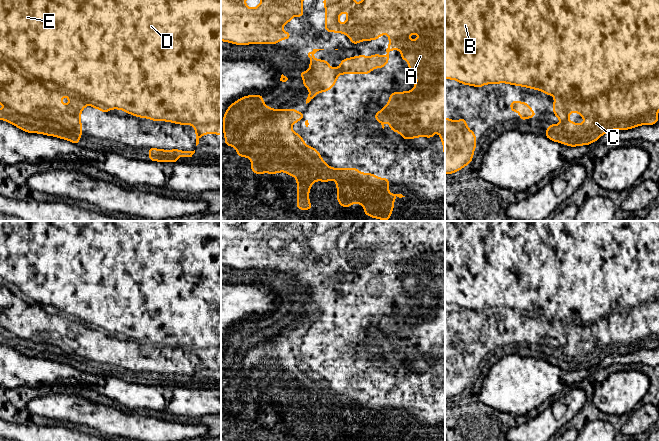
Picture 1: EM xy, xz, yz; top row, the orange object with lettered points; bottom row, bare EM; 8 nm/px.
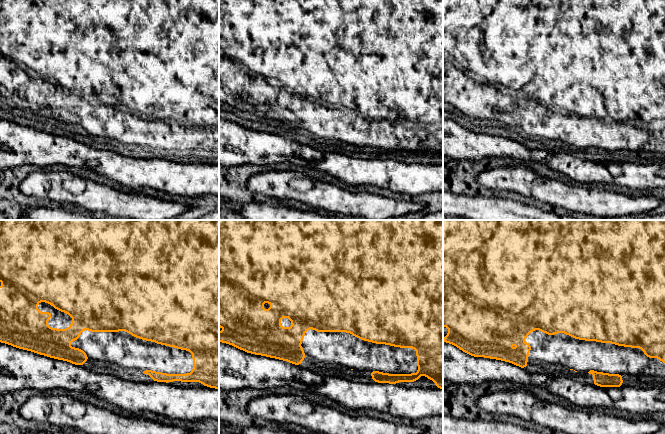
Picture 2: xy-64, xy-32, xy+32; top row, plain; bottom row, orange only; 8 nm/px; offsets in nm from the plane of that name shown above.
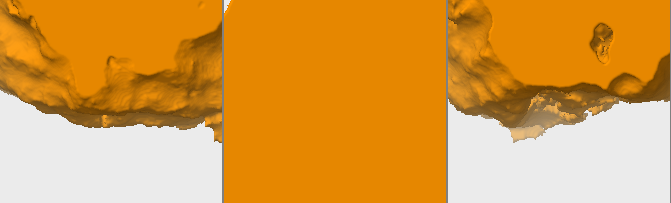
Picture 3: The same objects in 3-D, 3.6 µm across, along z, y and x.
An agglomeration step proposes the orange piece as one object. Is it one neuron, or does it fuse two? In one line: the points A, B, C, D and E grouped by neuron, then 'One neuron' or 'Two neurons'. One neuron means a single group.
Groups: A B C D E. One neuron

